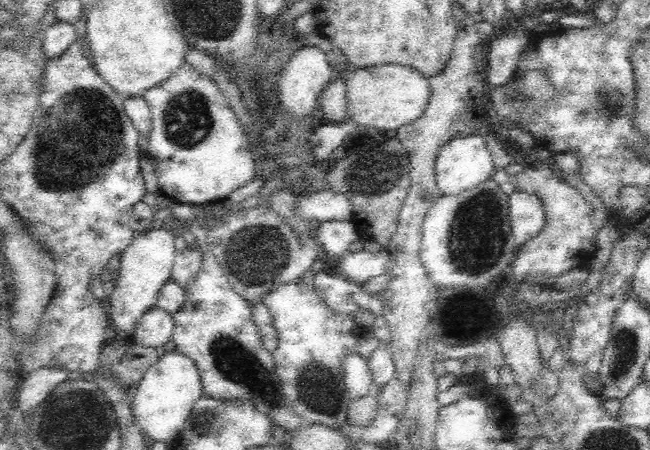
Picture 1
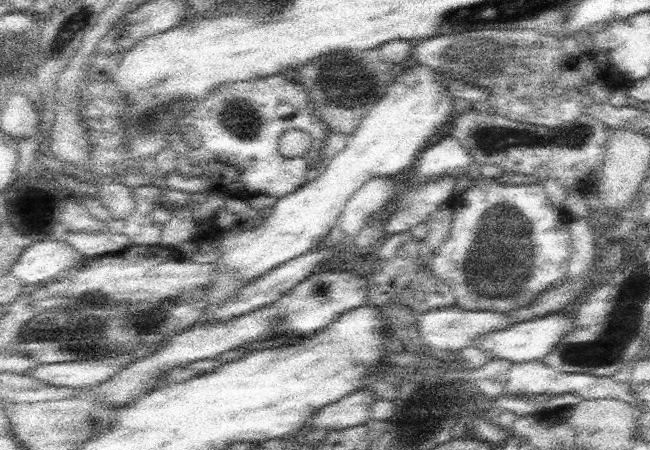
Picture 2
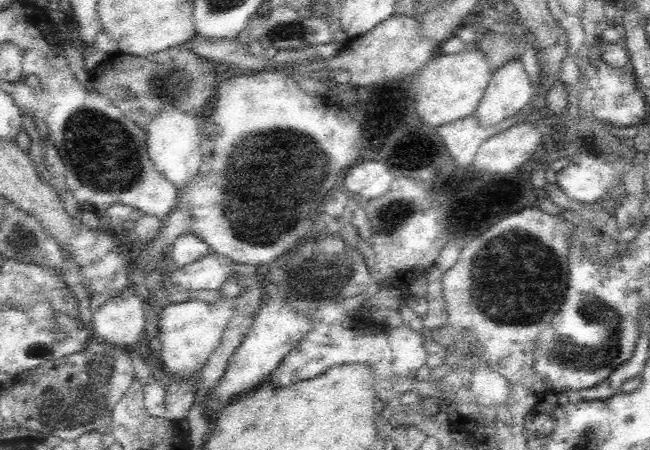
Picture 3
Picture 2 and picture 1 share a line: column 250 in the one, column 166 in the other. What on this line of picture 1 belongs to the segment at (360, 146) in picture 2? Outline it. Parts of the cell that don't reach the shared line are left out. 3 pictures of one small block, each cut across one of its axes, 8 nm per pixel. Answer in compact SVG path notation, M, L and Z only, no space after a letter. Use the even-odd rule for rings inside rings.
M155 224L146 233L136 235L121 253L119 271L112 276L115 287L110 294L108 319L122 338L130 338L135 324L156 304L160 289L171 279L172 264L178 253L174 248L176 238L170 227Z

